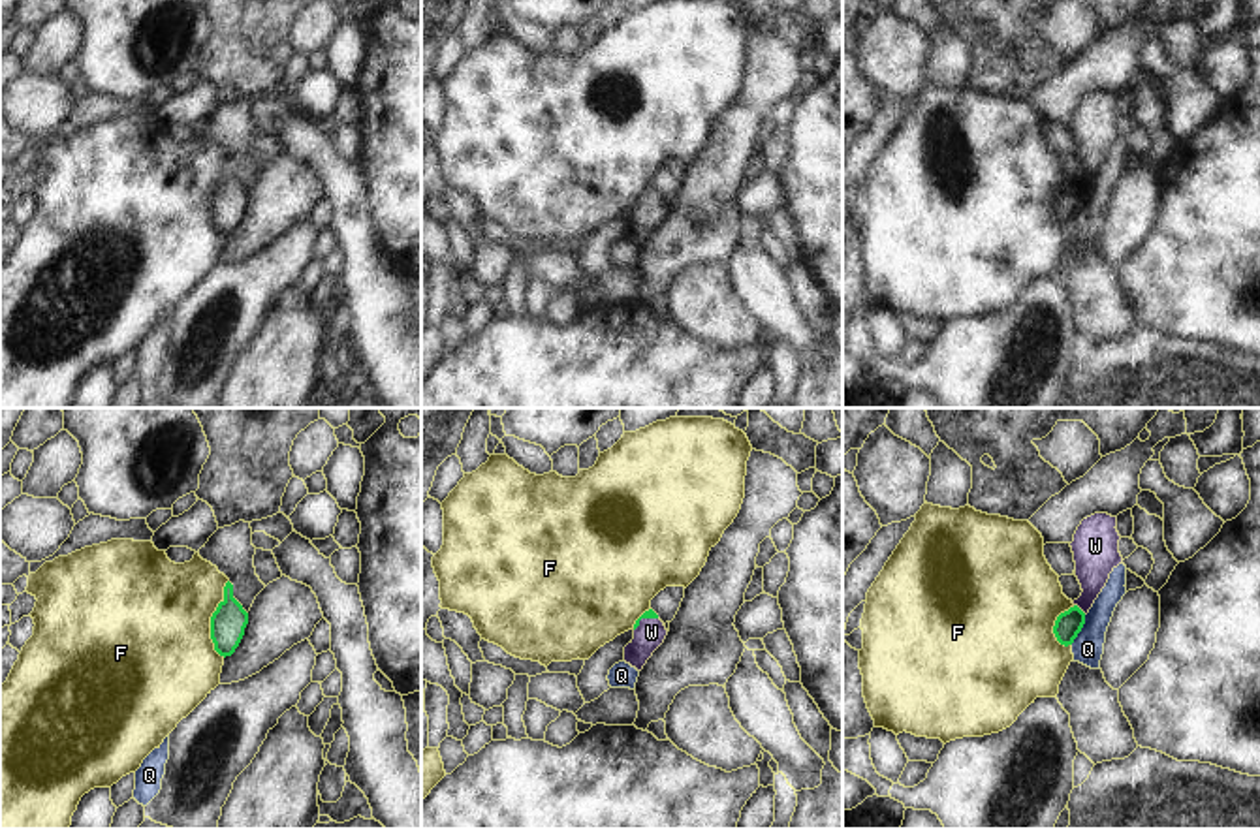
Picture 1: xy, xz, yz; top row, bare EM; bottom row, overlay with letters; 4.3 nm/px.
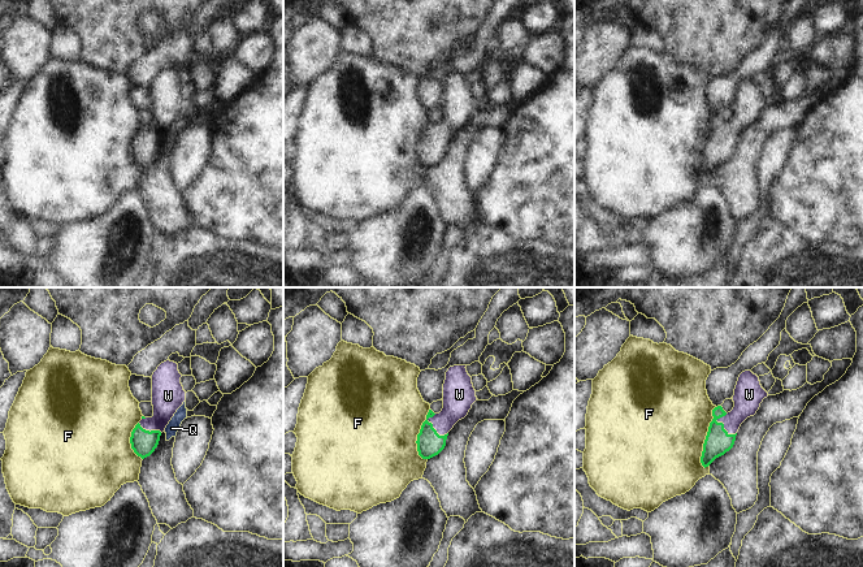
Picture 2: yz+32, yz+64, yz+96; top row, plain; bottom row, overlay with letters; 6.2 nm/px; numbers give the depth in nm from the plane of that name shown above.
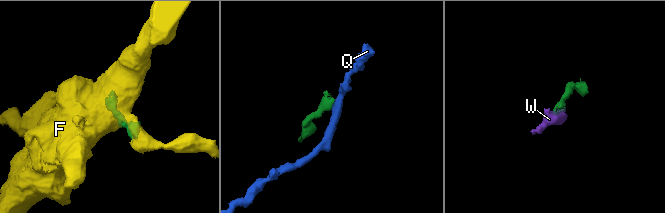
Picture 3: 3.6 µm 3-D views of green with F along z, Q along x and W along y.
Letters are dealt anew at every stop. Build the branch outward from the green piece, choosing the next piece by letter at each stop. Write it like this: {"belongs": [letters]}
{"belongs": ["W"]}

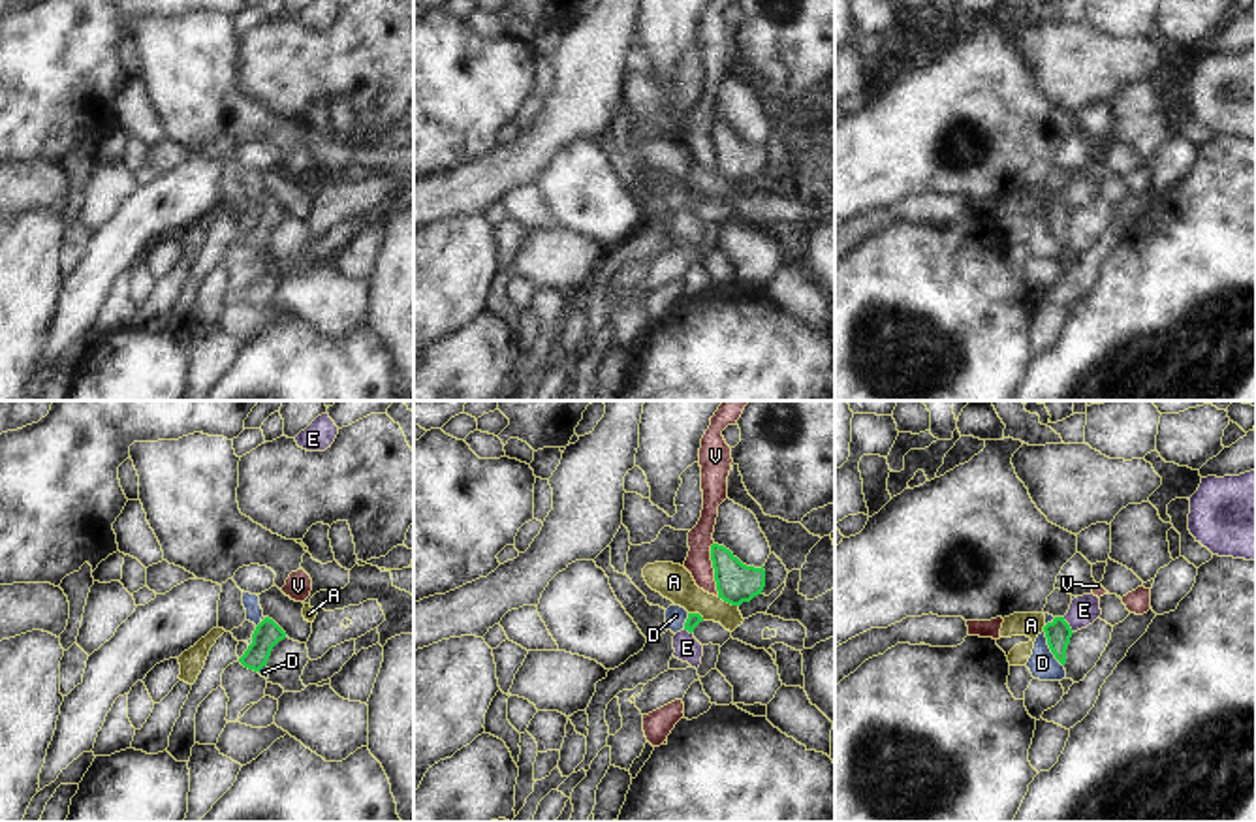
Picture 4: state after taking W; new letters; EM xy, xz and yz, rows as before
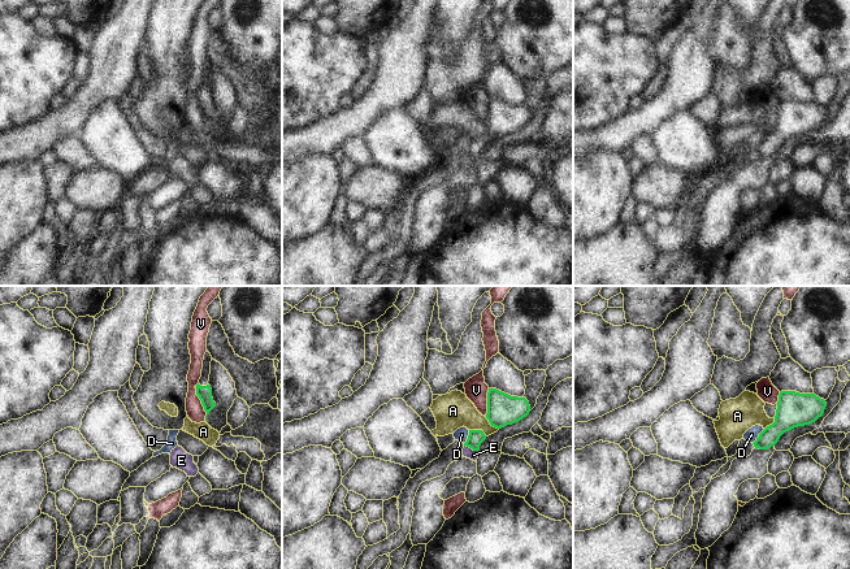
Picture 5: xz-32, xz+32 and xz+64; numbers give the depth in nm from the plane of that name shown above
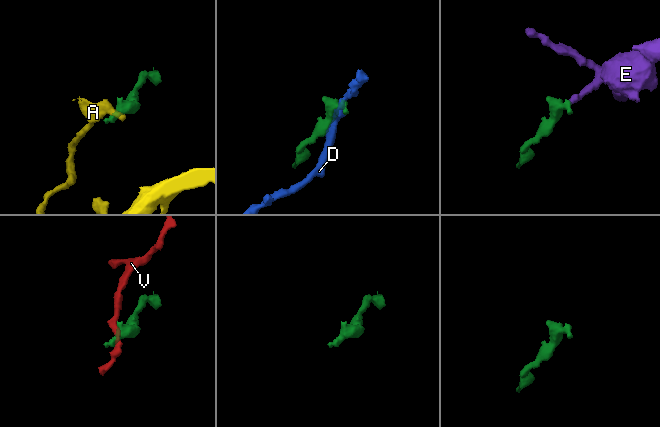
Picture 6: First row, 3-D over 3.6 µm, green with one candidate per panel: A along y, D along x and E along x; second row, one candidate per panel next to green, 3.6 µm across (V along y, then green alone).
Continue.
{"belongs": []}

